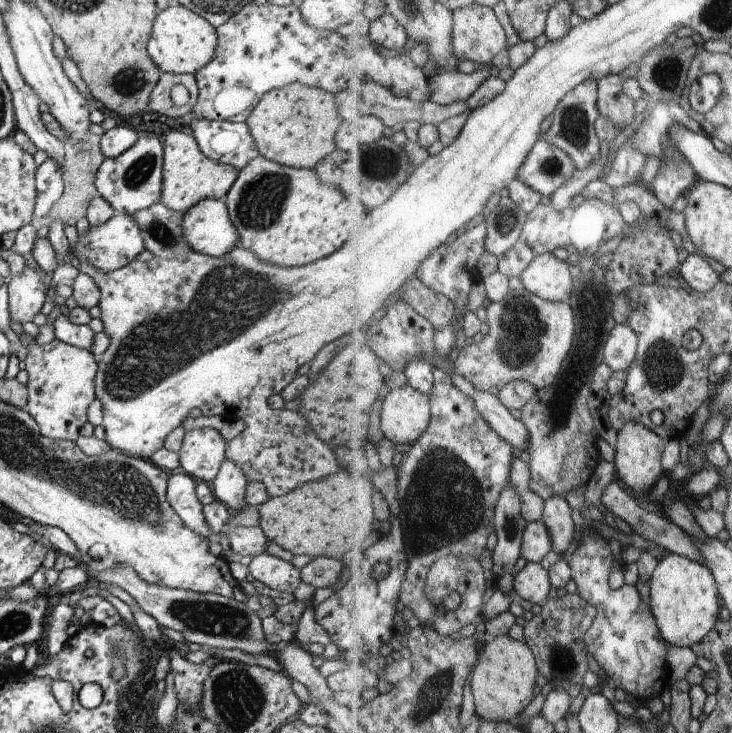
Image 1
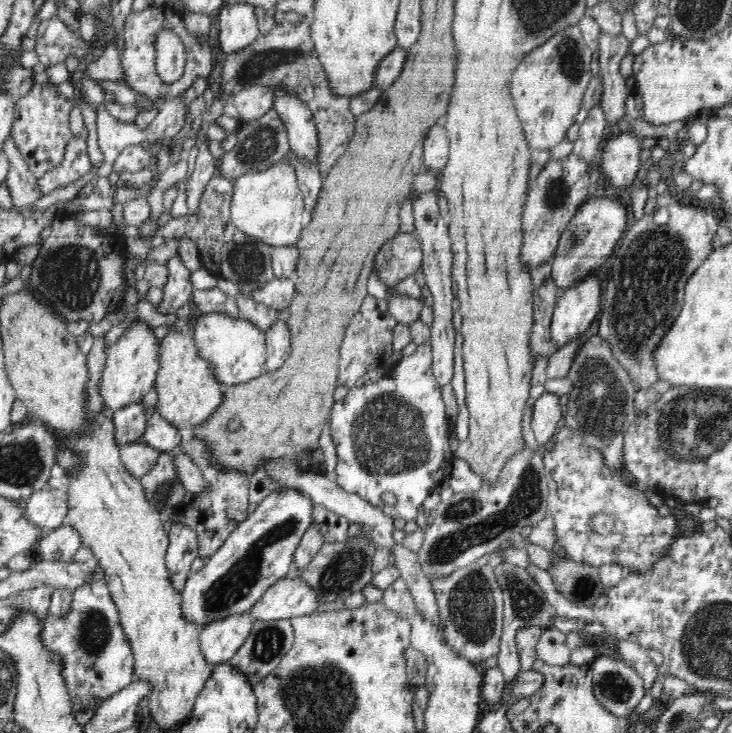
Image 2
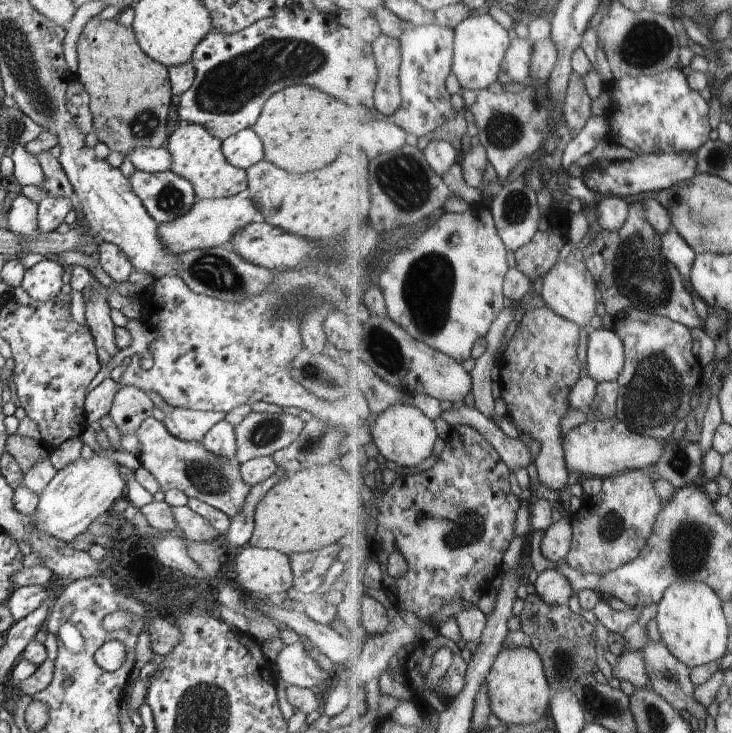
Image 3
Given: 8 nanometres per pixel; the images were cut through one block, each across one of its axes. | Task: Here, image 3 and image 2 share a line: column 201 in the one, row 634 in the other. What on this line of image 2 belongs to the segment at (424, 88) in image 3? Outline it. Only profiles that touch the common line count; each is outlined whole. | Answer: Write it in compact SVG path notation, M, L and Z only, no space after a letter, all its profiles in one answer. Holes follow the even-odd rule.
M93 562L92 578L72 591L70 612L66 616L47 614L42 625L44 628L40 632L40 641L44 641L44 647L61 661L60 675L64 677L64 683L68 687L74 712L87 709L94 701L102 702L126 688L134 680L134 654L123 631L117 606L109 593L104 571L97 563Z

